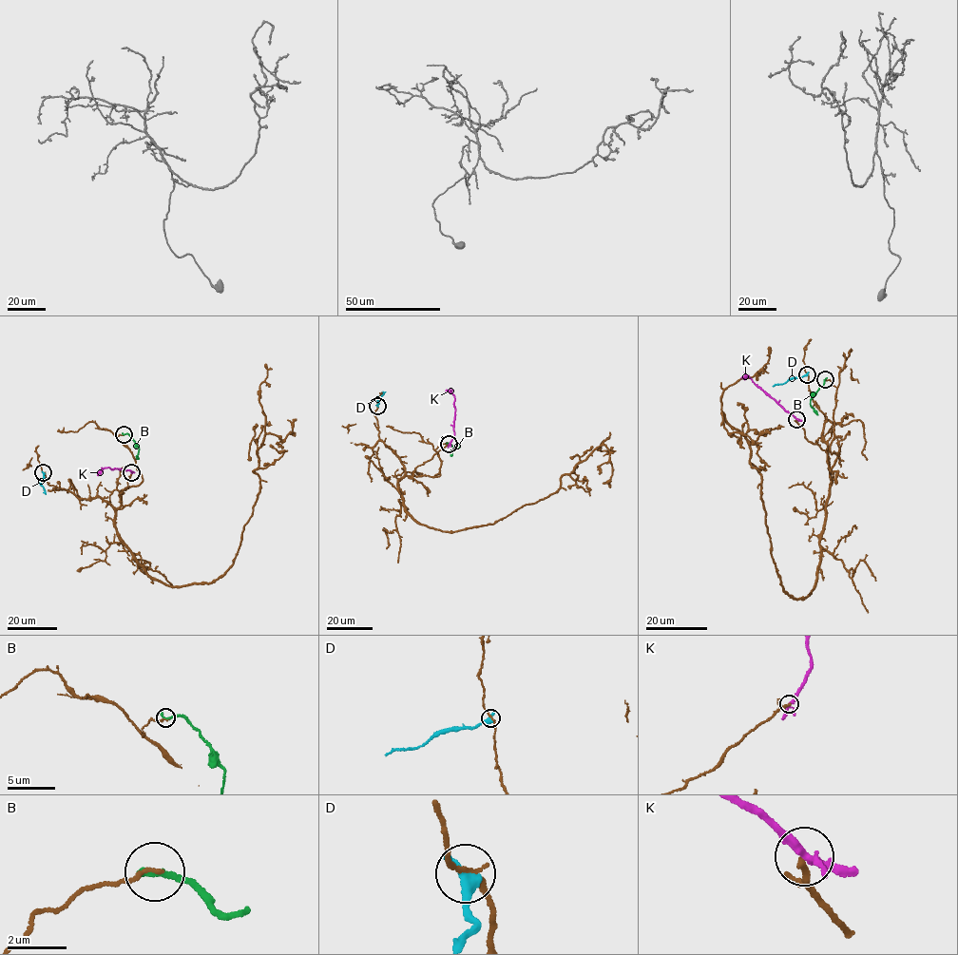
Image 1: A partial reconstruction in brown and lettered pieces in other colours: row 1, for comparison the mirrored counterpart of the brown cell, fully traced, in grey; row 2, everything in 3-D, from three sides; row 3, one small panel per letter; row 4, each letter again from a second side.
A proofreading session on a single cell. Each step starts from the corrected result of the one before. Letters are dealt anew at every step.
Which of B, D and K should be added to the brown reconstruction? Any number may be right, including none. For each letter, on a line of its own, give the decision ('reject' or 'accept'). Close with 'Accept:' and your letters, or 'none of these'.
B: reject
D: reject
K: reject
Accept: none of these

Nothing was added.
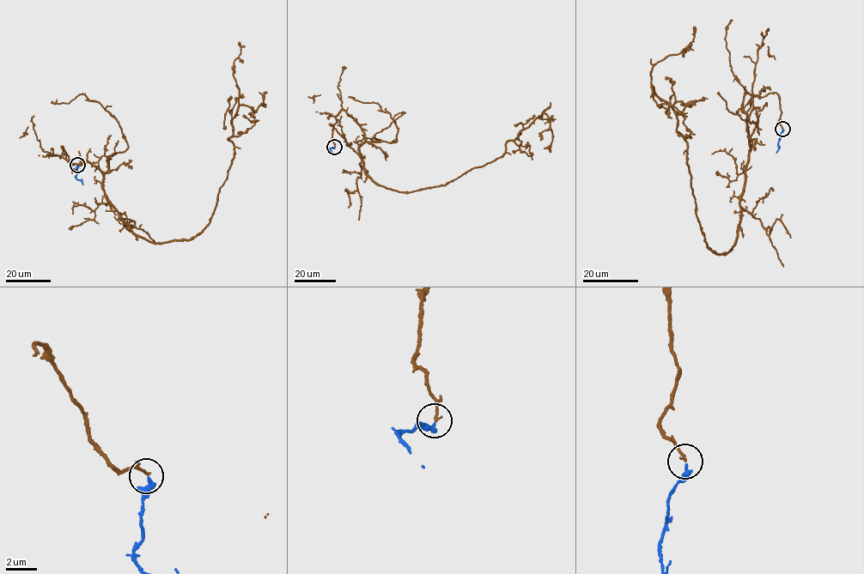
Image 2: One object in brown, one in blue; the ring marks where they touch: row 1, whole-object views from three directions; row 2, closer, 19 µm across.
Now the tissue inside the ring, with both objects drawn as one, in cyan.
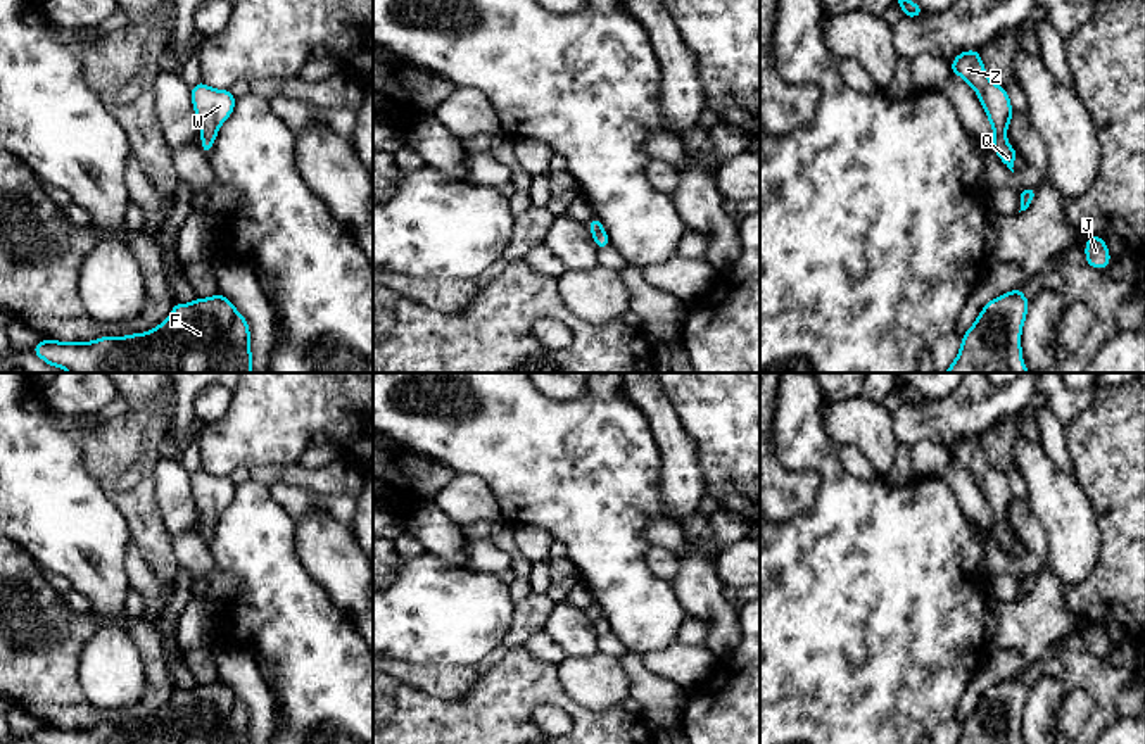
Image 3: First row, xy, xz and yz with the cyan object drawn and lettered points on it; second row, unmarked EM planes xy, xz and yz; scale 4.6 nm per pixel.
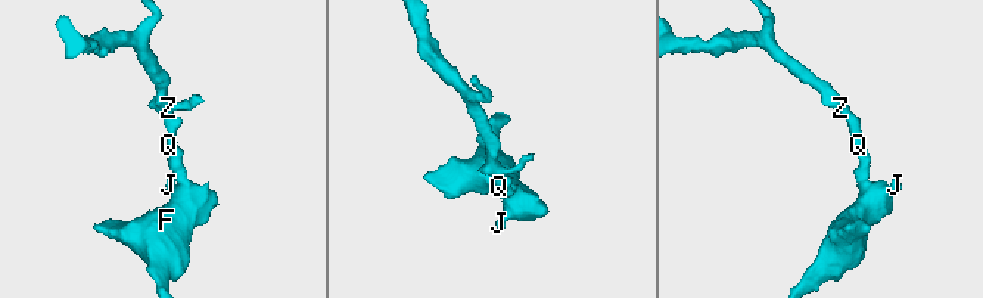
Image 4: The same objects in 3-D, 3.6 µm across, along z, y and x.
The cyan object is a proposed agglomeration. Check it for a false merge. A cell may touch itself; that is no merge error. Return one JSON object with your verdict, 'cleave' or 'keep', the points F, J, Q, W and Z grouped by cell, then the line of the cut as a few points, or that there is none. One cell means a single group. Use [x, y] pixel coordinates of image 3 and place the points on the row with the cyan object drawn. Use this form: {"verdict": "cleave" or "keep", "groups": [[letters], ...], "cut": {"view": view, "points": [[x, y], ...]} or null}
{"verdict": "keep", "groups": [["F", "J", "Q", "W", "Z"]], "cut": null}

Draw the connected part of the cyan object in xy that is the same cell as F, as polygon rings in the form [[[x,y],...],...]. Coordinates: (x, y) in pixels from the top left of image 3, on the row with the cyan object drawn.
[[[223,293],[174,304],[171,314],[145,333],[92,342],[40,340],[33,352],[67,373],[252,373],[249,323]]]

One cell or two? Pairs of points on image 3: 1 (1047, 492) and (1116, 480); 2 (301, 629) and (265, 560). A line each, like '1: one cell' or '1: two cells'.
1: two cells
2: one cell

